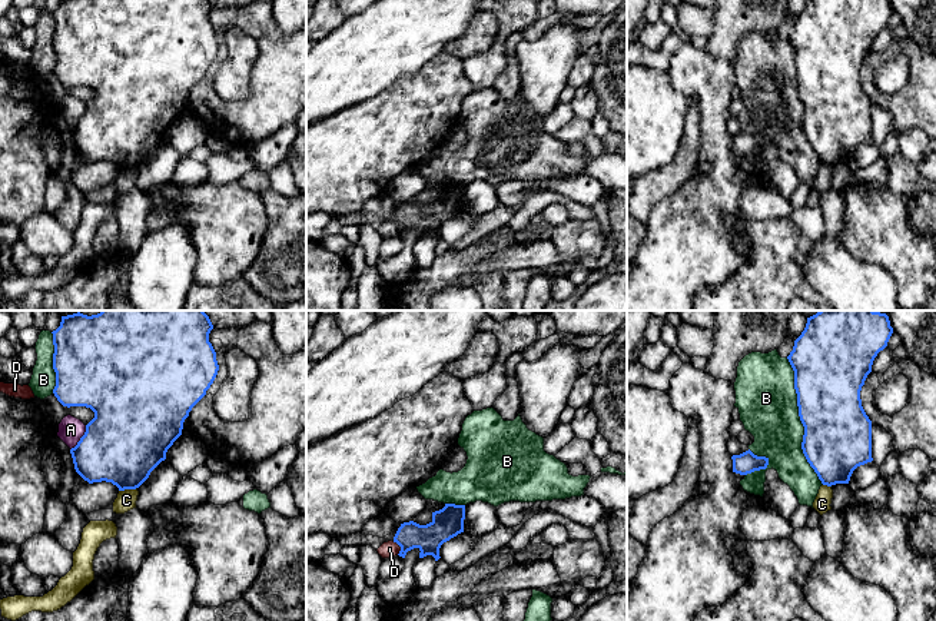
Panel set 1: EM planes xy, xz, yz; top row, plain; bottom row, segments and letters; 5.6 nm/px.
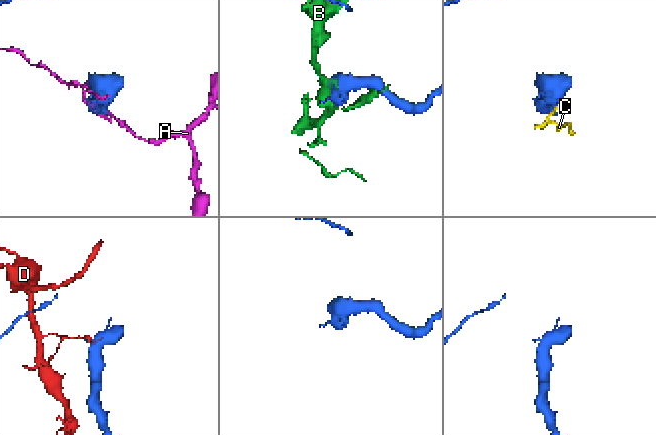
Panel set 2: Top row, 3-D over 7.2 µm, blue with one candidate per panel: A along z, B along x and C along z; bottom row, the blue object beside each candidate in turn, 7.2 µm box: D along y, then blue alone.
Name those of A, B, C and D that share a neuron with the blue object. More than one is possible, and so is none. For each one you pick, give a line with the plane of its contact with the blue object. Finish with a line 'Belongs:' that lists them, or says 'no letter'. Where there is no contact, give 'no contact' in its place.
Belongs: no letter

